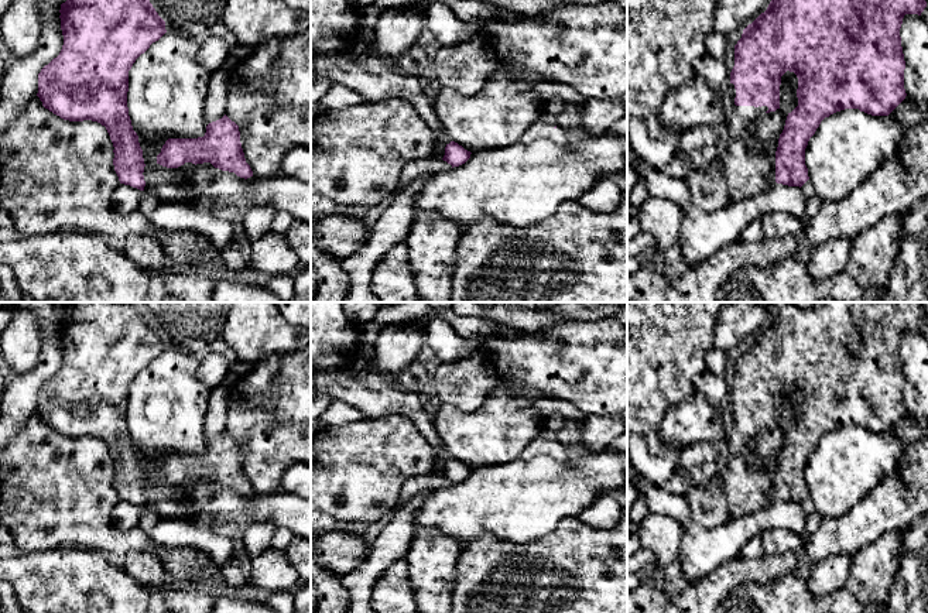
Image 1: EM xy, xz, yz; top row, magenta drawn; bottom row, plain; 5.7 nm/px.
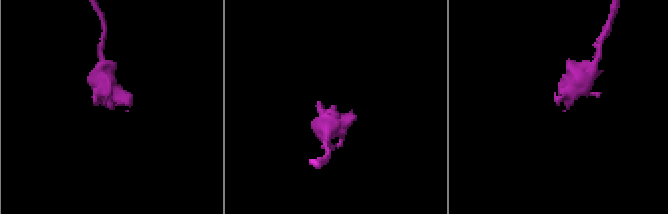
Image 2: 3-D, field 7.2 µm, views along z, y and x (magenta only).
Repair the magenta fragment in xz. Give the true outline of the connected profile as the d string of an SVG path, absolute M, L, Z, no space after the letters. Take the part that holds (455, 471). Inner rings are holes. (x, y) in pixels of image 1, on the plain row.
M451 458L445 463L445 472L442 476L451 480L453 484L465 480L470 475L470 470L472 470L470 468L465 466L458 459Z

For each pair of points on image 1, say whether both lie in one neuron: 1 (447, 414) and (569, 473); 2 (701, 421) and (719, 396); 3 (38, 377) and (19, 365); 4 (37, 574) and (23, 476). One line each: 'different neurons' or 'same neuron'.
1: different neurons
2: different neurons
3: different neurons
4: different neurons

